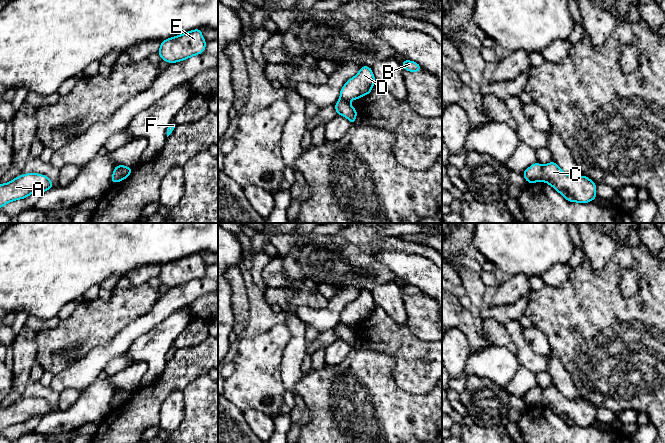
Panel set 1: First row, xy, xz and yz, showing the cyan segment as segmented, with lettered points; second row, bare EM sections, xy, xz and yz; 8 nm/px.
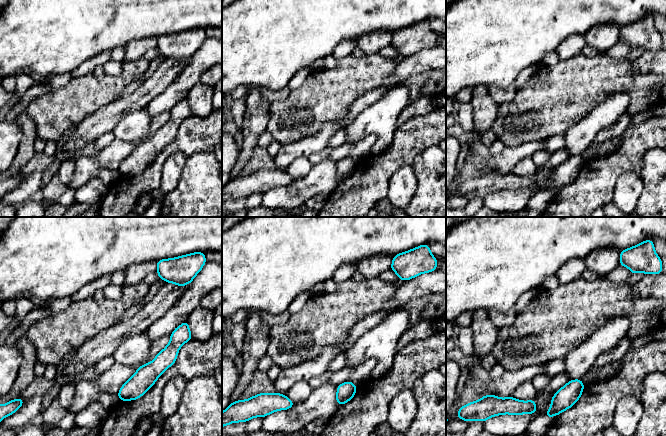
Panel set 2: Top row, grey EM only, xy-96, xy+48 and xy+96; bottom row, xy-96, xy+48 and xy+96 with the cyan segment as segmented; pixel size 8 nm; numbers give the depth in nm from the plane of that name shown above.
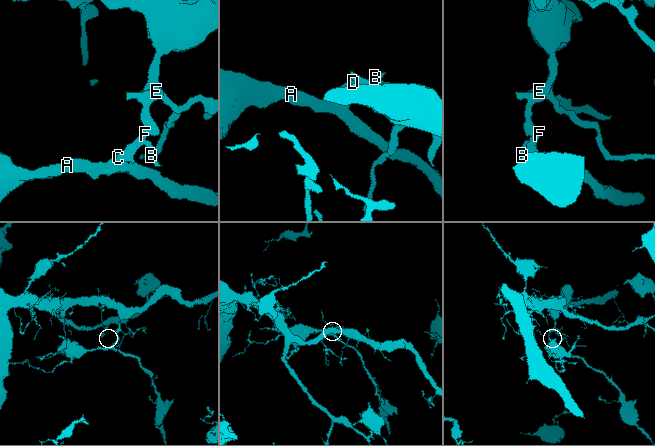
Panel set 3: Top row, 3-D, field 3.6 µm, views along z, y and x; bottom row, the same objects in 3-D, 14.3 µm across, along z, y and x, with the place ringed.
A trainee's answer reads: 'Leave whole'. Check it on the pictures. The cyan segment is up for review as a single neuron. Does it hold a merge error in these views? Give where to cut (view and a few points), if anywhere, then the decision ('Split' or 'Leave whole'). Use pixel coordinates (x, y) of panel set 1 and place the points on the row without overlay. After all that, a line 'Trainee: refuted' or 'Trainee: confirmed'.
Split along yz (543, 390), (541, 404). Split
Trainee: refuted

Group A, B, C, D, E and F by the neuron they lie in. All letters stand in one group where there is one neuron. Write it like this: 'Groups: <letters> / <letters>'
Groups: A C / B D E F

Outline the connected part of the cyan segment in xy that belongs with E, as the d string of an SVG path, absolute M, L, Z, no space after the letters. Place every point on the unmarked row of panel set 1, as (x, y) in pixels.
M195 253L161 265L158 278L162 284L175 287L204 277L206 266L201 253Z

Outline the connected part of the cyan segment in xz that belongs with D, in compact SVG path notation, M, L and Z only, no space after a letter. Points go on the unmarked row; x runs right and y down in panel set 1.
M362 290L357 299L349 303L340 315L340 322L349 326L369 318L376 304L371 291Z

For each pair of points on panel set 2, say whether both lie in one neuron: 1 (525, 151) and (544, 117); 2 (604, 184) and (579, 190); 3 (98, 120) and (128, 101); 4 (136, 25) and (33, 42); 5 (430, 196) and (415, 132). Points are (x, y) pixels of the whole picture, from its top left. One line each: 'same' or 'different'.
1: different
2: same
3: same
4: same
5: different

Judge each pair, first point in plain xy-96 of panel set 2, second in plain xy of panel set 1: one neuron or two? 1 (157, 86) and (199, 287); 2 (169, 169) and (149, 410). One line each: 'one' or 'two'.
1: one
2: two

